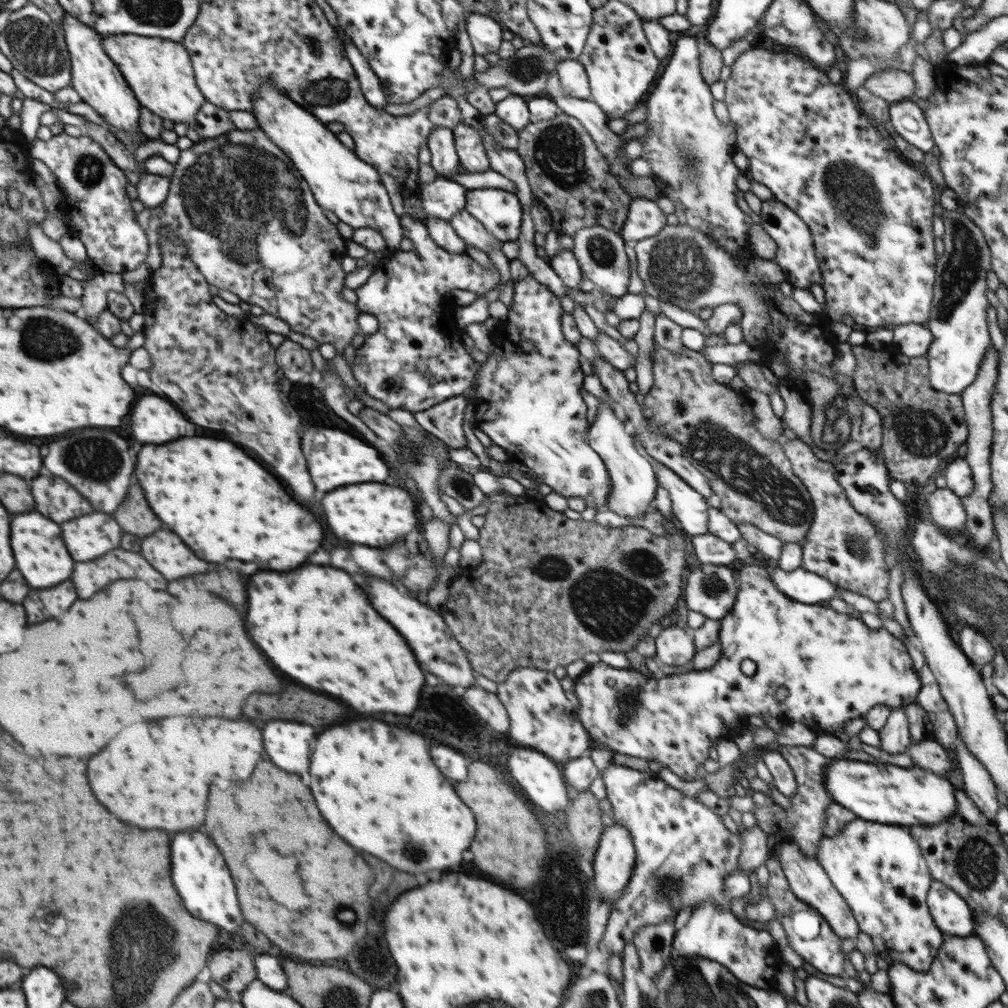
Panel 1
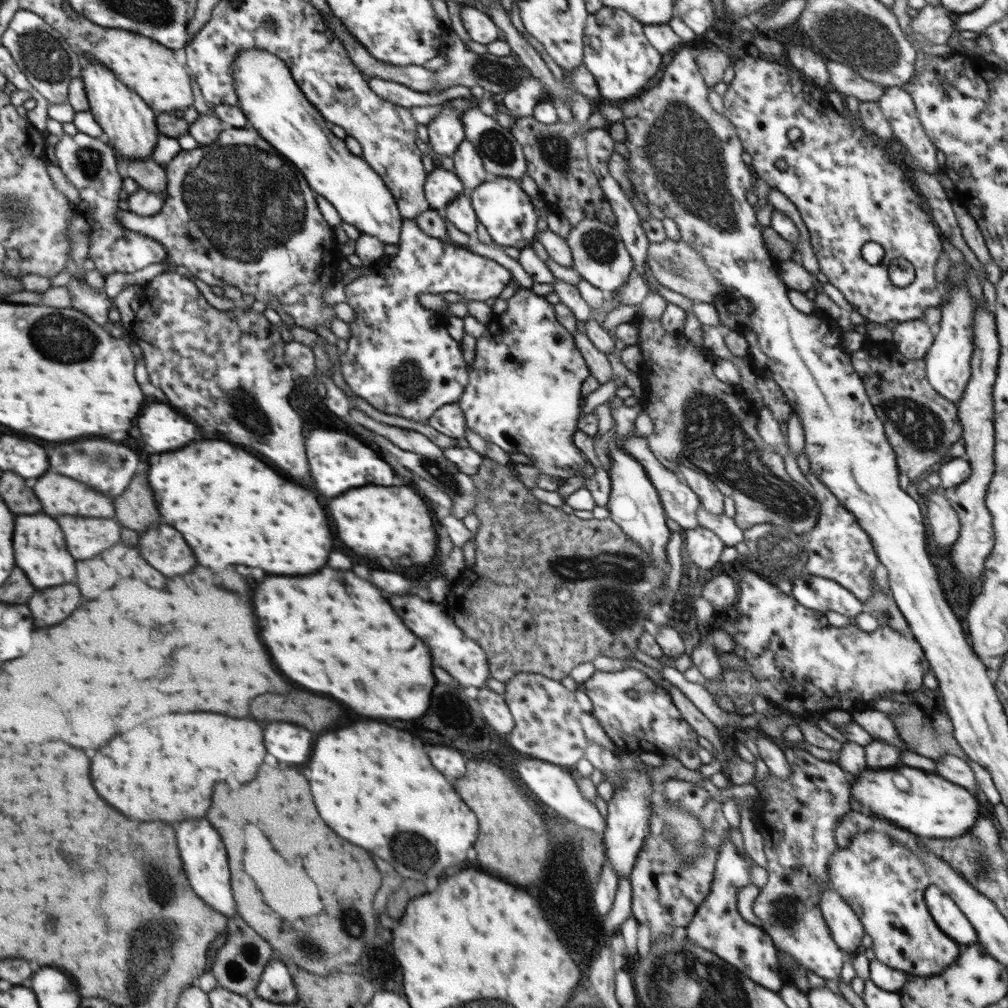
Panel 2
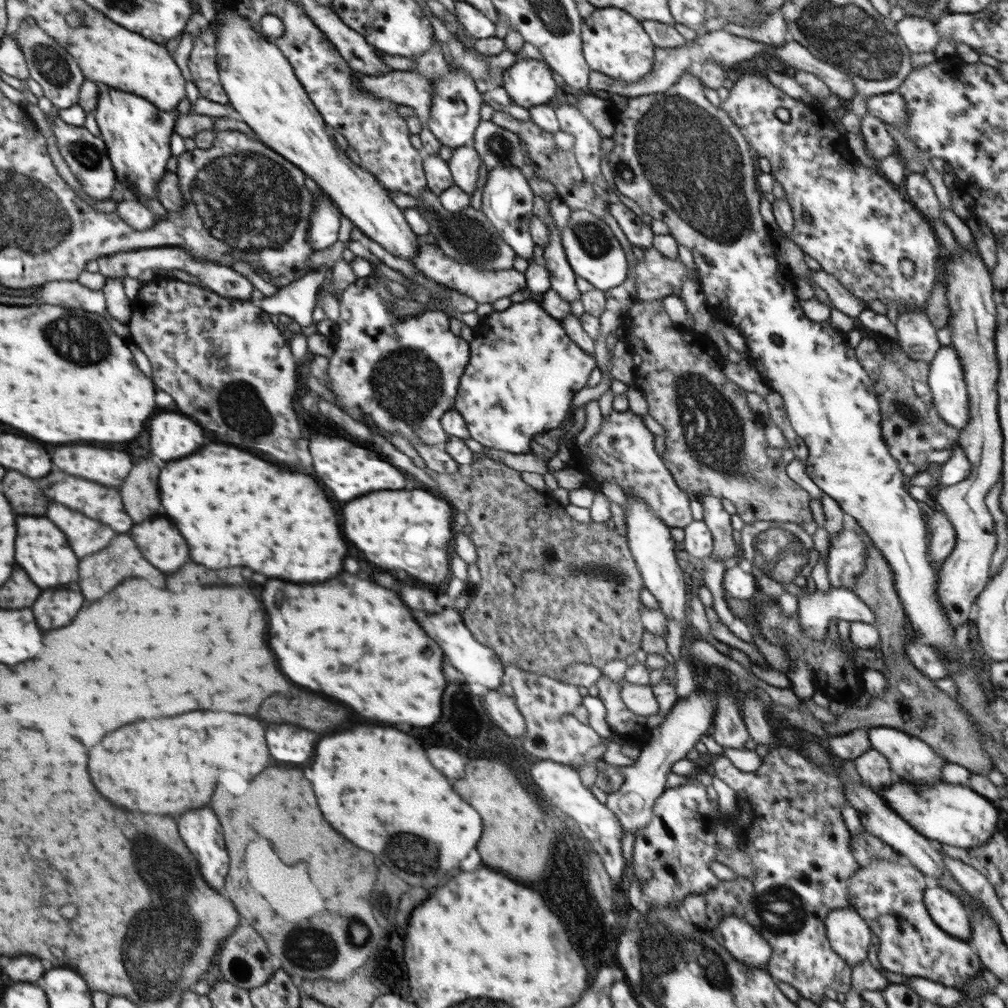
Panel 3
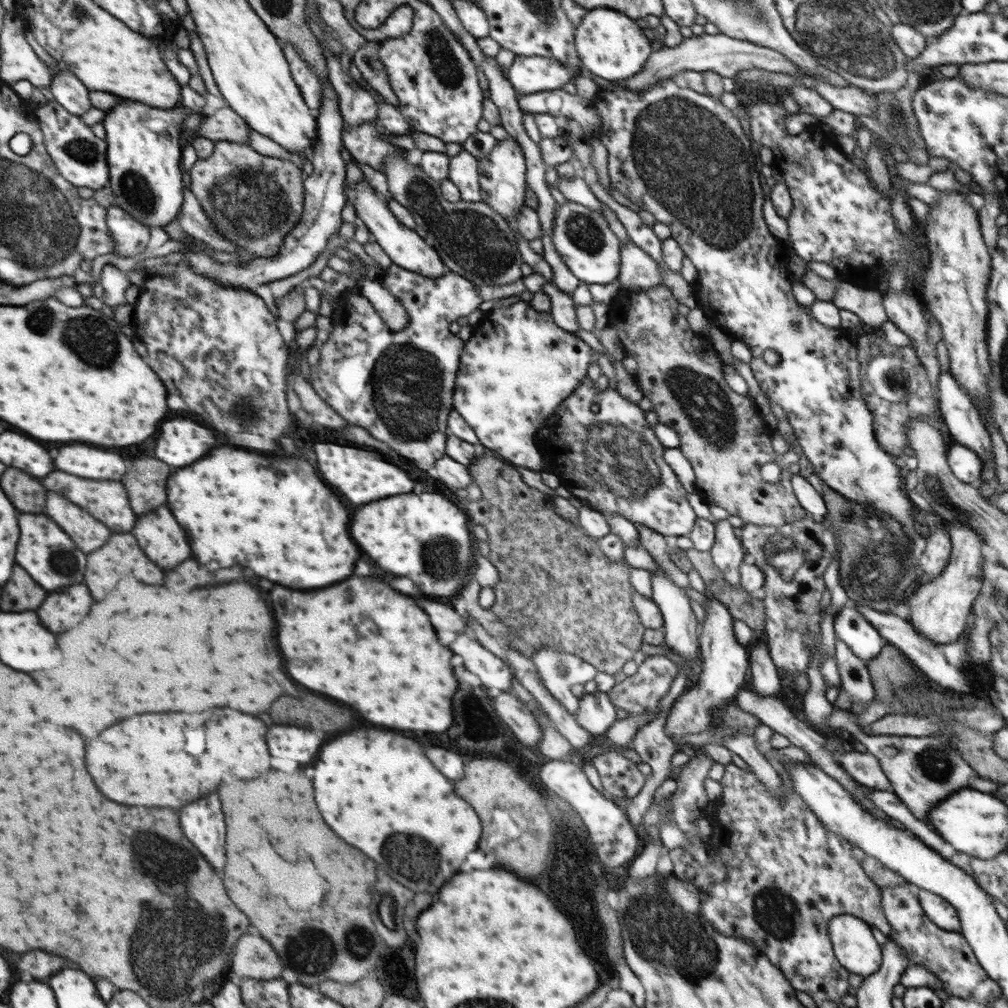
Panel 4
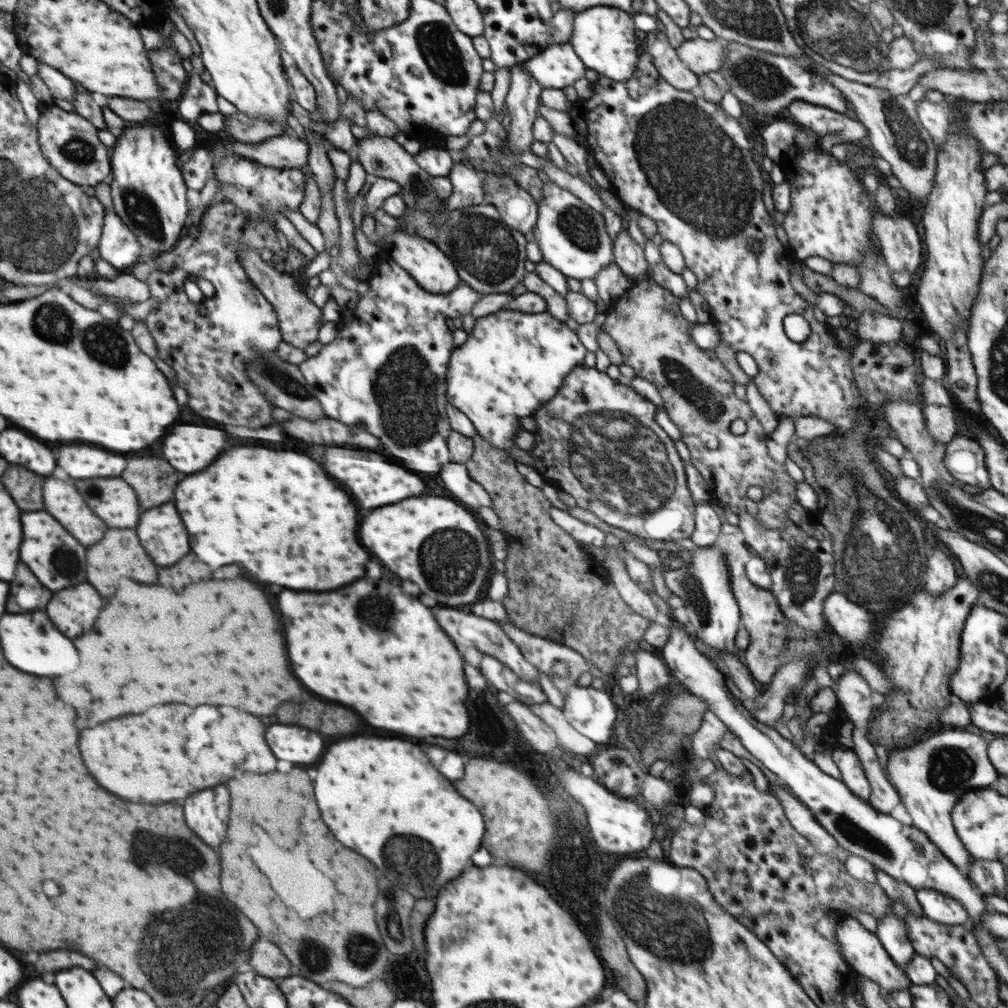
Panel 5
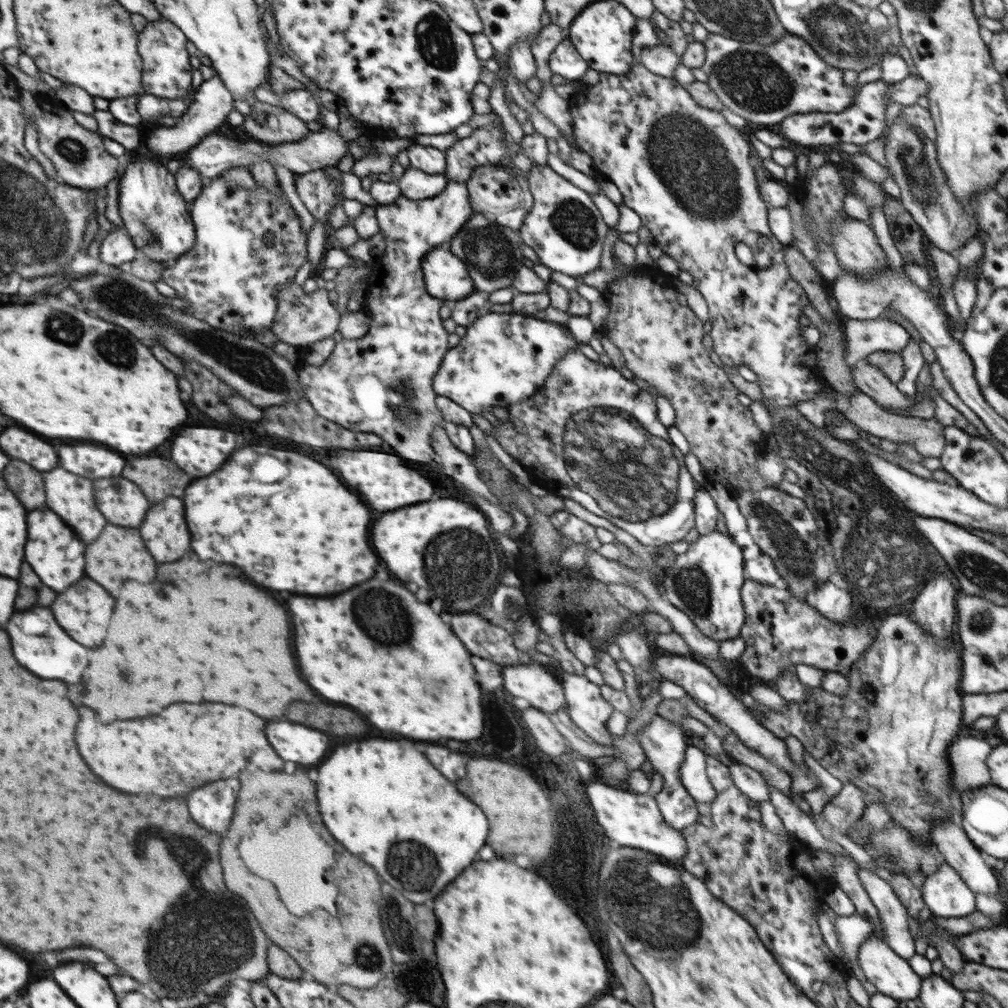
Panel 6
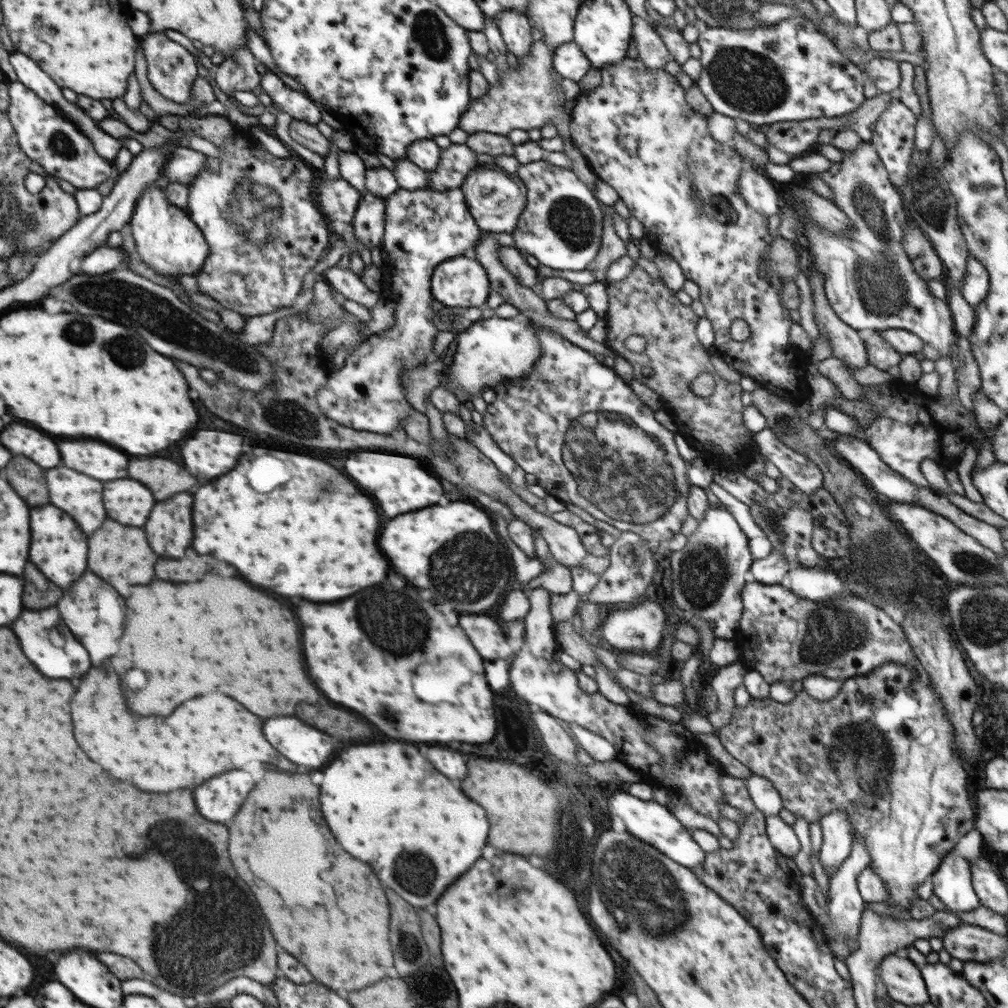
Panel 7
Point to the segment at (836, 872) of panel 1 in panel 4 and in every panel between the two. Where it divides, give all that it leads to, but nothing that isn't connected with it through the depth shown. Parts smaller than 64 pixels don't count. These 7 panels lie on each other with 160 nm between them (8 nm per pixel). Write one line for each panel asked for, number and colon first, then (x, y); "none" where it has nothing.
2: (884, 883)
3: (888, 895)
4: (946, 954)

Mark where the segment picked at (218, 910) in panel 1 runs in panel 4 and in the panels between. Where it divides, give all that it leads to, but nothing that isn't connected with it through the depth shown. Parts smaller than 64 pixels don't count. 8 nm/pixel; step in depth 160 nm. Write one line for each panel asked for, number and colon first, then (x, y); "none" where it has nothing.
2: (201, 850)
3: (200, 830)
4: (202, 821)

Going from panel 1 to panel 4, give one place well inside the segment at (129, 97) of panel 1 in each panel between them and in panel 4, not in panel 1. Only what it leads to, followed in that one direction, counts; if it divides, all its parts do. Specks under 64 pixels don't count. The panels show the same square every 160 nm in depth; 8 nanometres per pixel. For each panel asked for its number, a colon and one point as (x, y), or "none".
2: (129, 125)
3: (137, 134)
4: (145, 146)

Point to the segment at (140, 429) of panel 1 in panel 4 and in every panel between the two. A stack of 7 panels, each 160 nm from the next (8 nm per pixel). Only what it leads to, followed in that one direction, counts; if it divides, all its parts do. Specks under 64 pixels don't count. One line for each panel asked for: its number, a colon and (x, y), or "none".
2: (163, 430)
3: (172, 436)
4: (180, 442)

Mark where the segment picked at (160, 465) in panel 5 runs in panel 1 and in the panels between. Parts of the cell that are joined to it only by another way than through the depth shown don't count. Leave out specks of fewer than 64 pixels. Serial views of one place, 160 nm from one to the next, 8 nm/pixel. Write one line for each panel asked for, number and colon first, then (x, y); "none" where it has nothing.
1: (135, 516)
2: (135, 508)
3: (140, 495)
4: (146, 481)

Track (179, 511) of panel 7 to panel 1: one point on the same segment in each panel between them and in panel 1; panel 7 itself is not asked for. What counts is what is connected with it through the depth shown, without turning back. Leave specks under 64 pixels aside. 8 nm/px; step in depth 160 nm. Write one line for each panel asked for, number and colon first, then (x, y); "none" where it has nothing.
1: (164, 550)
2: (165, 549)
3: (159, 541)
4: (159, 535)
5: (161, 531)
6: (164, 531)

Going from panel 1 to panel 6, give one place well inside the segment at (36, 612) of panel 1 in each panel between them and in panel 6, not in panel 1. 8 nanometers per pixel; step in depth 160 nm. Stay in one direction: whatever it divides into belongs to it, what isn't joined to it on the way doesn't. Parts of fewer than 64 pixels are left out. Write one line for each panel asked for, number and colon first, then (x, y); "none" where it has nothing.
2: (50, 606)
3: (56, 607)
4: (64, 609)
5: (75, 610)
6: (85, 610)

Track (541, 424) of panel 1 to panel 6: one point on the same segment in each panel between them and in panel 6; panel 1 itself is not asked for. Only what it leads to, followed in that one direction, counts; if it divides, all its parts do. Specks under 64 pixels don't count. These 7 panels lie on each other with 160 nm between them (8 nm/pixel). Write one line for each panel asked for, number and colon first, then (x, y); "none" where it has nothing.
2: (523, 394)
3: (523, 371)
4: (518, 365)
5: (513, 362)
6: (504, 358)

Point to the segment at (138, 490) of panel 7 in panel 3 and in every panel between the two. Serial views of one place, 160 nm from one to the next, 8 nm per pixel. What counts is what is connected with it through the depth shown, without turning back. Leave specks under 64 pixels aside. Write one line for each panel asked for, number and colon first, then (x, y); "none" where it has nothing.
3: (87, 497)
4: (108, 500)
5: (117, 502)
6: (121, 500)

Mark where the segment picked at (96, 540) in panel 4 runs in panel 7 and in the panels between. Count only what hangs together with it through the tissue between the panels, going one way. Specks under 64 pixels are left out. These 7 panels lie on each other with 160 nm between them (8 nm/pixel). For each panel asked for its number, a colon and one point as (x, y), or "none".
5: (61, 498)
6: (72, 496)
7: (81, 496)

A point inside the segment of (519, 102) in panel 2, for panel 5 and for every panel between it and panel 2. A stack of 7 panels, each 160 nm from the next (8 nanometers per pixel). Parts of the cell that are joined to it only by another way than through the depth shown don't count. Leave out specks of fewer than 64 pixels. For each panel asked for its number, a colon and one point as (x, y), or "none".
3: (529, 82)
4: (528, 75)
5: (558, 66)

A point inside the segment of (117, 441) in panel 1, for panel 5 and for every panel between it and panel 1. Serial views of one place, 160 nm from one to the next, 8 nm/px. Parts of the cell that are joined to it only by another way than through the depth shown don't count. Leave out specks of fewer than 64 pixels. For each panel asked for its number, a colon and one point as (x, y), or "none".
2: (109, 467)
3: (109, 467)
4: (87, 462)
5: (79, 461)

